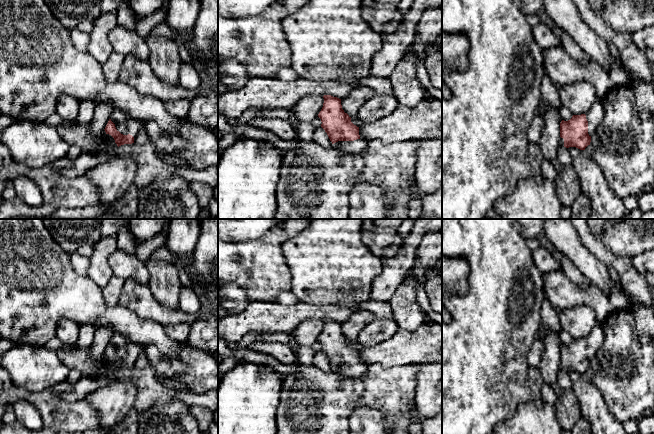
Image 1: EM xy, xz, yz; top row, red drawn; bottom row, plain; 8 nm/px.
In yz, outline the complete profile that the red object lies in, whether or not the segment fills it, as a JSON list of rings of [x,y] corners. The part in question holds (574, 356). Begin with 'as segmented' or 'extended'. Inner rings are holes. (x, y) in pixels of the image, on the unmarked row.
extended | [[[601,323],[596,324],[587,338],[573,339],[568,345],[562,344],[560,347],[560,361],[564,363],[564,371],[576,371],[580,374],[590,369],[591,359],[595,356],[597,350],[604,341],[604,329]]]

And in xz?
extended | [[[324,319],[323,322],[323,331],[318,341],[332,371],[342,377],[363,377],[367,365],[360,362],[359,351],[351,346],[351,341],[342,333],[341,323],[331,319]]]

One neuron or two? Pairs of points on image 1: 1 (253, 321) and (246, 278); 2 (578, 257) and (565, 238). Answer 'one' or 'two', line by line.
1: two
2: one

